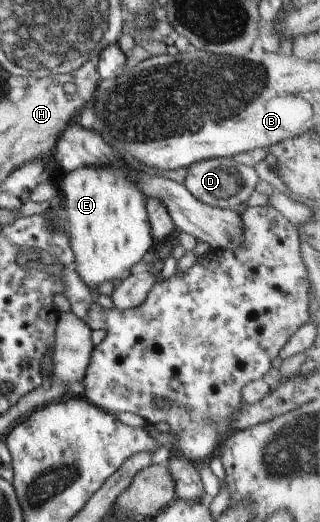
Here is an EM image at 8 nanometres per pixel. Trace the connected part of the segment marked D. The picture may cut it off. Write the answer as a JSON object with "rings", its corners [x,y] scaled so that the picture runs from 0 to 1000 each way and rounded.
{"rings":[[[694,301],[597,314],[566,352],[622,389],[684,400],[741,400],[753,391],[775,387],[803,347],[791,320],[741,314],[716,301]]]}

